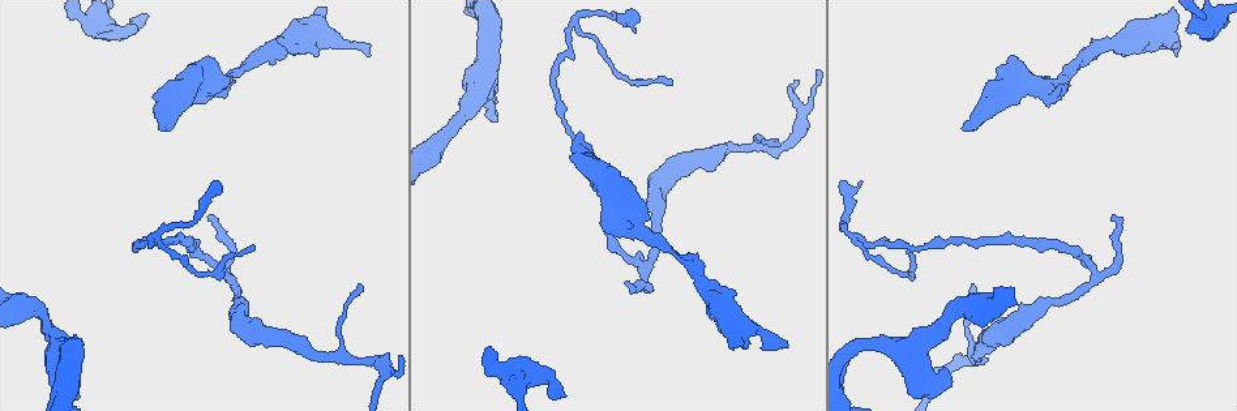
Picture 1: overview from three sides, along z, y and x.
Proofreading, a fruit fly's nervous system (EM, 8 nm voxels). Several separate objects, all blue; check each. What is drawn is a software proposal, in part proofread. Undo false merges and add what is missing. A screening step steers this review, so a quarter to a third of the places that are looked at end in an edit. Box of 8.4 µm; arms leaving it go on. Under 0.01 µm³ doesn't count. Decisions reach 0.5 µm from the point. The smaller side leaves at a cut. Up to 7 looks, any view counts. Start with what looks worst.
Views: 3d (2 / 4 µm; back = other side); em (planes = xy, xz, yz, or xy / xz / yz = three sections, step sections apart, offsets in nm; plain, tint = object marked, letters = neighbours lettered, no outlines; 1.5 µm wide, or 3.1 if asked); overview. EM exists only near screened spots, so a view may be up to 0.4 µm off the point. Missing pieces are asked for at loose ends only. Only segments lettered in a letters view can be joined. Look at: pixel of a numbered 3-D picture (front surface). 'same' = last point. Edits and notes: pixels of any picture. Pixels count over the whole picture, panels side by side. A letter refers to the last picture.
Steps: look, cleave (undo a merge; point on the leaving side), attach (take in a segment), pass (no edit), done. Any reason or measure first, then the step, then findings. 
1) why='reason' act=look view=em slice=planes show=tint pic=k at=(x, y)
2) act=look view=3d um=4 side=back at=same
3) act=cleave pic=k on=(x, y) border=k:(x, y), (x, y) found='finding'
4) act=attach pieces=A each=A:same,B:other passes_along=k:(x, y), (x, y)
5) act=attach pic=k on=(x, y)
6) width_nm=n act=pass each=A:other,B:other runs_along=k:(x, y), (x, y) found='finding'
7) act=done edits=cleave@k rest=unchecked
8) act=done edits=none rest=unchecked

act=look view=em slice=yz step=8 show=tint pic=1 at=(1176, 55)

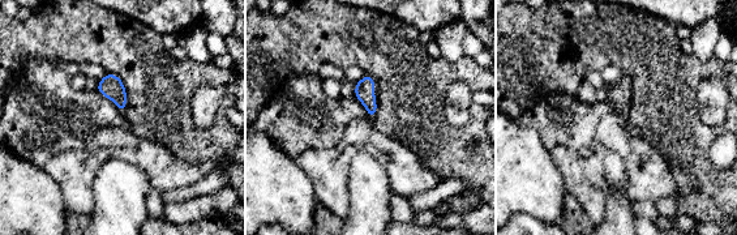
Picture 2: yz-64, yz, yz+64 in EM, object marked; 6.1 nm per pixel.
why='cut it another way' act=look view=em slice=xy step=8 show=letters at=same

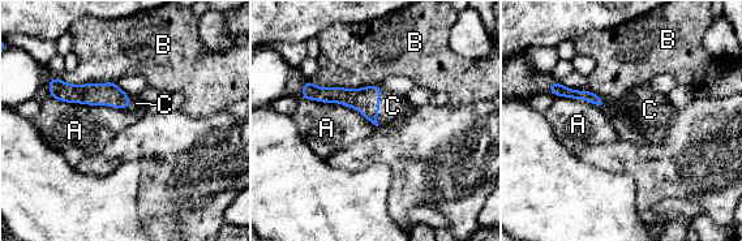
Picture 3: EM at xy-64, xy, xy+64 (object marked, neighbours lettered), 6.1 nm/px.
longest_contact=A:500nm act=attach pieces=C each=A:other,B:other,C:same passes_along=3:(365, 100), (378, 107), (393, 106) found='it goes on there'

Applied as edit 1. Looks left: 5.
act=look view=overview

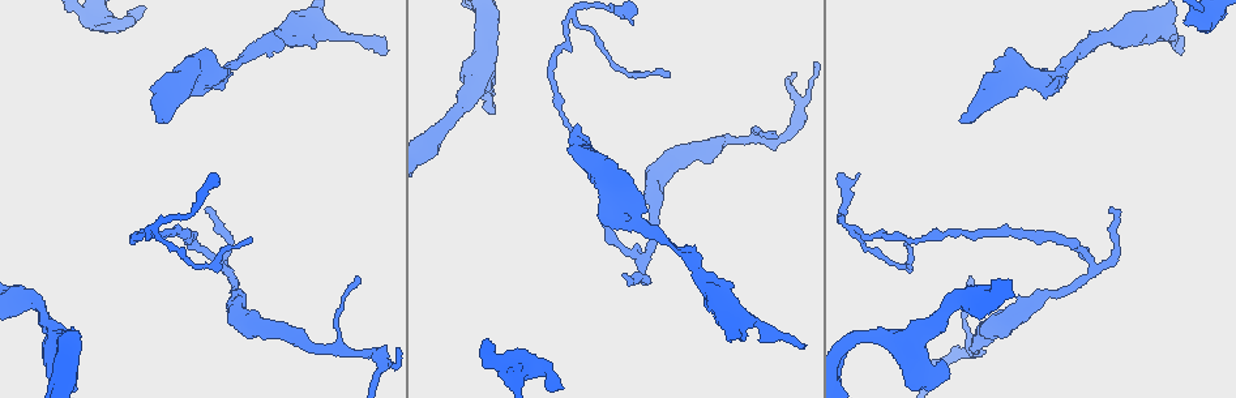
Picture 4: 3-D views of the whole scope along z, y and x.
why='thick turns thin' act=look view=3d um=2 pic=4 at=(984, 102)

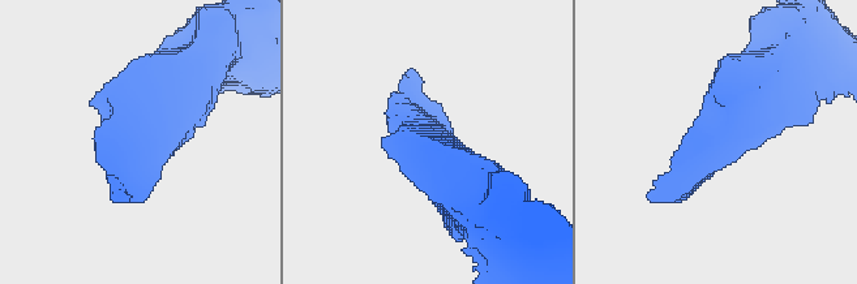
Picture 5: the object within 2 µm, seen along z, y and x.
act=look view=em slice=xy step=8 show=tint pic=5 at=(715, 151)

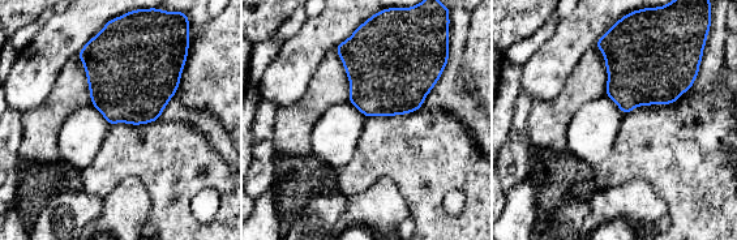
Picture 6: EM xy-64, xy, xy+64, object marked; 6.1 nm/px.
why='another direction' act=look view=em slice=planes show=letters at=same

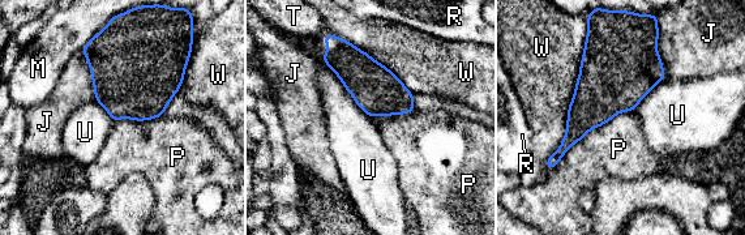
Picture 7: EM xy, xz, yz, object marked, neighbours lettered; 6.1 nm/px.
act=pass each=J:other,M:other,P:other,R:other,T:other,U:other,W:other found='continuous, no second neuron'

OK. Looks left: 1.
act=done edits=attach@3 rest=unchecked

